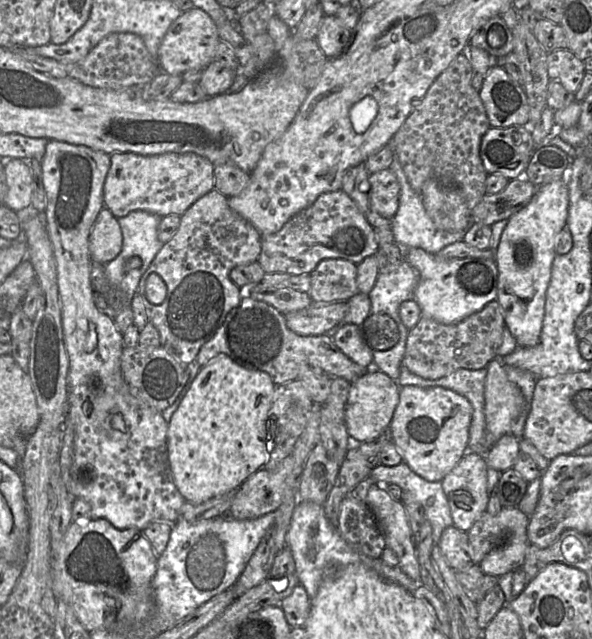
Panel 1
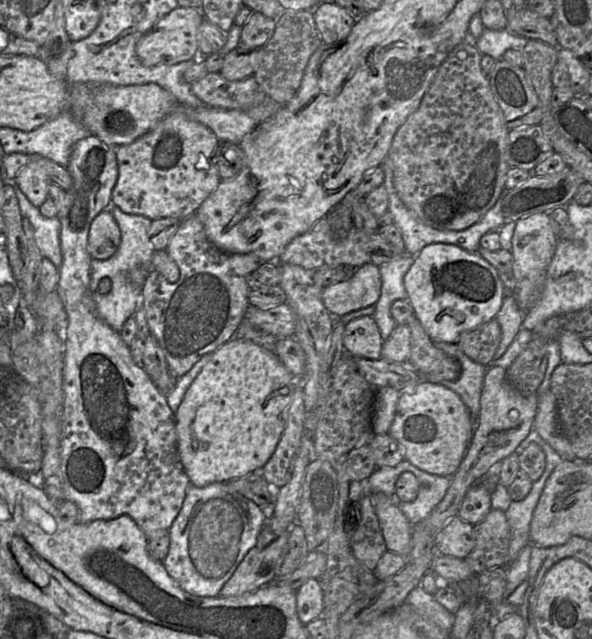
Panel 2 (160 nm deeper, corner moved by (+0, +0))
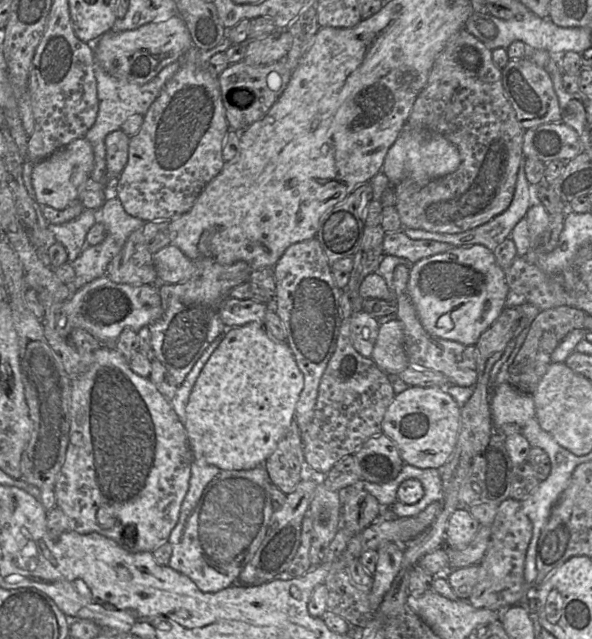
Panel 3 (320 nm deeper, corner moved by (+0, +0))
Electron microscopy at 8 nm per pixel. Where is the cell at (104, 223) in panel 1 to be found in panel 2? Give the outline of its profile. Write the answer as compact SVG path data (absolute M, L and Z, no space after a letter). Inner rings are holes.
M110 209L103 210L93 220L88 234L88 251L92 259L107 260L121 243L120 228Z

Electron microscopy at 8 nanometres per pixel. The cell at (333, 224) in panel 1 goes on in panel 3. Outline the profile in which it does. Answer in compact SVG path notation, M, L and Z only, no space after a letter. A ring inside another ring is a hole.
M404 231L387 232L383 240L384 255L402 257L410 262L410 266L416 261L437 253L451 249L451 244L427 240L411 239Z

